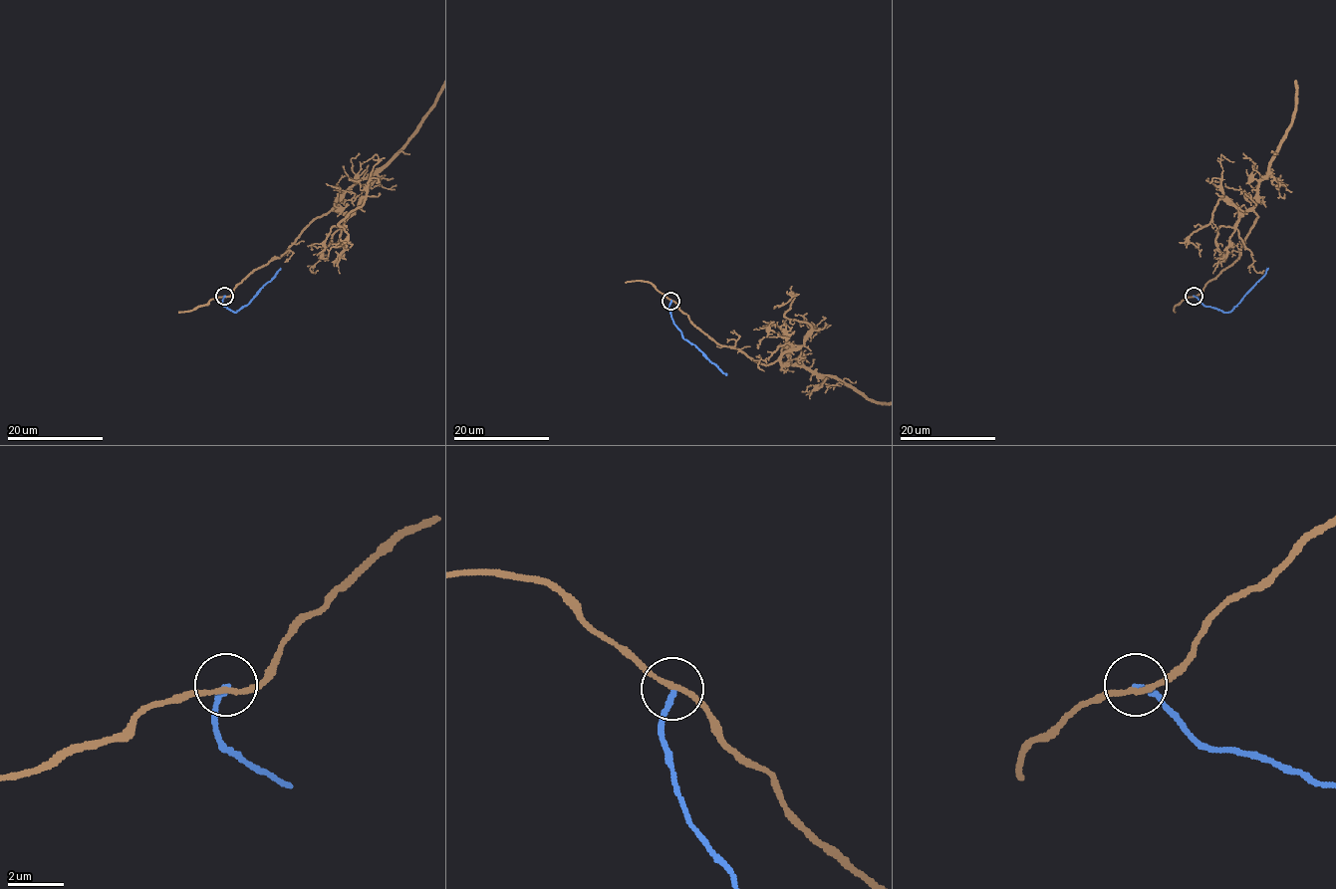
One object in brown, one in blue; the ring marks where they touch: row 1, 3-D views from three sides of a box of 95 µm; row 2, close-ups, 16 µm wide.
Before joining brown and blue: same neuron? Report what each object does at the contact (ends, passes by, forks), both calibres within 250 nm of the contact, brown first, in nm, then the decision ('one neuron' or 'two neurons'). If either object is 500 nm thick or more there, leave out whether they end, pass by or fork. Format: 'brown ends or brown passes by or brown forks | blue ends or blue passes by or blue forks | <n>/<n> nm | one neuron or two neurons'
brown passes by | blue ends | 170/180 nm | two neurons

